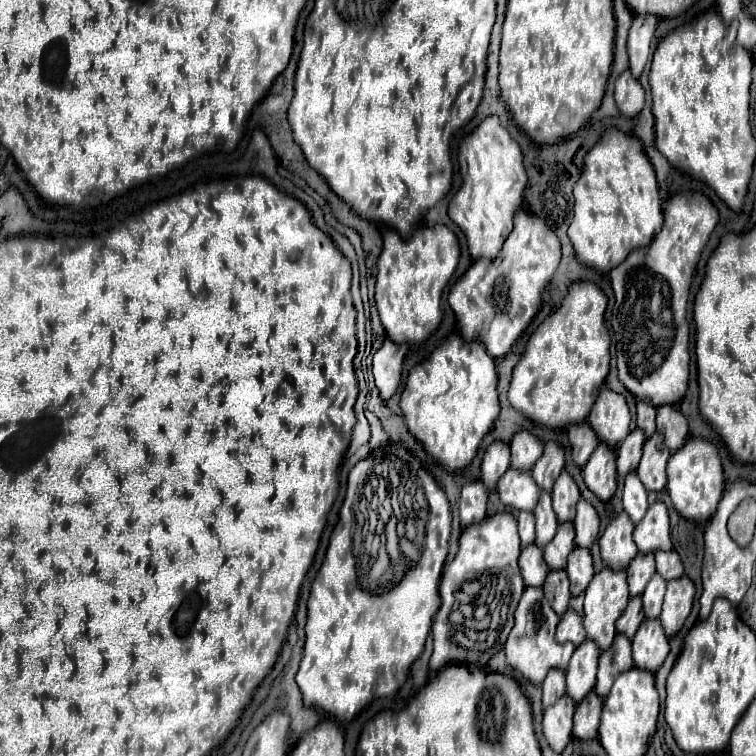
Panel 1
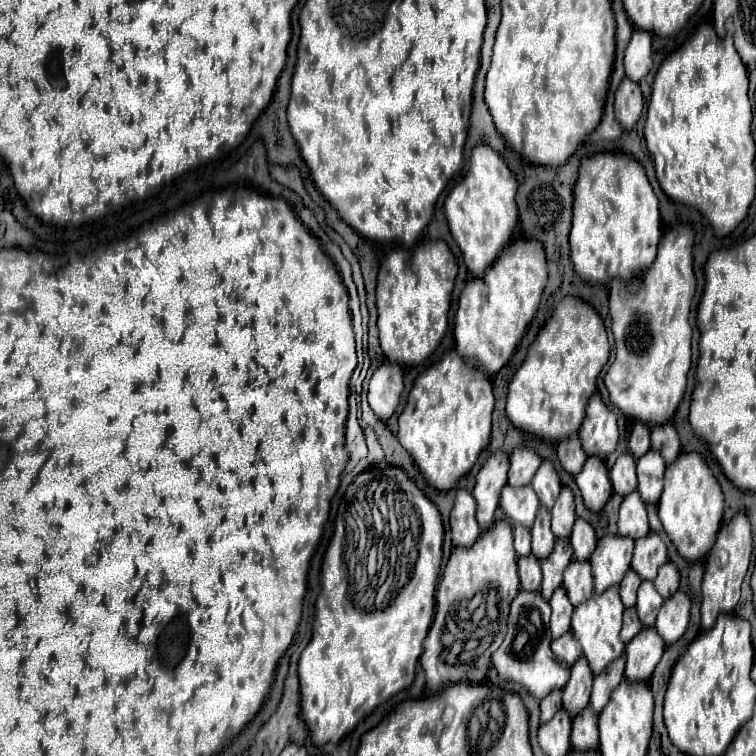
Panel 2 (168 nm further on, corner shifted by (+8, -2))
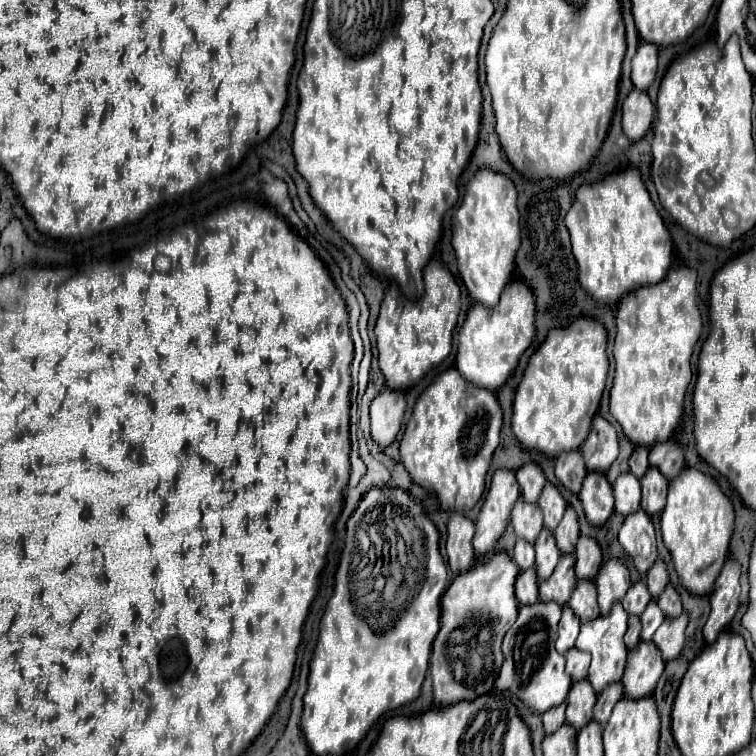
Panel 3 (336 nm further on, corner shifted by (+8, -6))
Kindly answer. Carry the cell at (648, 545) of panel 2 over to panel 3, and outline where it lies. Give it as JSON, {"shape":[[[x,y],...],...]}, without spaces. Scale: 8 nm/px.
{"shape":[[[657,560],[653,564],[653,570],[649,570],[649,574],[645,574],[645,582],[647,582],[647,588],[653,596],[653,600],[659,598],[659,594],[665,590],[667,586],[667,570],[665,570],[665,564],[661,560]]]}

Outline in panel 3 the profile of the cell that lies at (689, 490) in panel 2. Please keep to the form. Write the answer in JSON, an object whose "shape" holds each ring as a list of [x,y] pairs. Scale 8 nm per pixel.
{"shape":[[[685,468],[677,478],[671,480],[667,506],[661,514],[661,534],[665,546],[671,552],[671,560],[681,578],[681,584],[689,594],[709,596],[713,592],[715,578],[729,558],[733,522],[733,504],[713,478],[695,468]]]}

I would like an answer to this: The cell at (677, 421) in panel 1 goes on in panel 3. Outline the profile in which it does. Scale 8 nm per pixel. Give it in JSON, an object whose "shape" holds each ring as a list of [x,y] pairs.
{"shape":[[[669,440],[669,442],[661,442],[655,444],[649,452],[649,464],[659,468],[659,472],[667,478],[673,480],[675,476],[679,476],[685,468],[685,460],[683,460],[683,448]]]}

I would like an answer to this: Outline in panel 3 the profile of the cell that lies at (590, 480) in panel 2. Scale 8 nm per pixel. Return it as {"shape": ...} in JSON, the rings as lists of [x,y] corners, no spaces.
{"shape":[[[589,472],[581,486],[579,498],[583,502],[585,518],[591,526],[603,526],[613,514],[613,488],[605,474]]]}

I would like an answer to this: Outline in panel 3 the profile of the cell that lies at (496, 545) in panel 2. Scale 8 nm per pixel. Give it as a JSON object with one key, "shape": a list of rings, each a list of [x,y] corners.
{"shape":[[[499,552],[489,562],[471,568],[469,574],[455,578],[451,586],[445,590],[441,598],[441,630],[433,642],[433,652],[431,652],[435,706],[451,706],[463,700],[475,700],[477,696],[483,696],[493,688],[497,670],[501,668],[503,662],[501,656],[503,634],[517,620],[519,614],[519,602],[515,598],[517,574],[519,574],[519,566],[511,560],[511,556],[507,552]]]}

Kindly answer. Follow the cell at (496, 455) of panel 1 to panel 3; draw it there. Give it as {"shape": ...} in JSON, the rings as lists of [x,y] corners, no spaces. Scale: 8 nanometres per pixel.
{"shape":[[[507,468],[497,470],[475,522],[477,526],[473,538],[475,552],[487,554],[495,548],[497,540],[505,534],[509,526],[511,510],[517,500],[519,500],[519,484],[515,472]]]}

